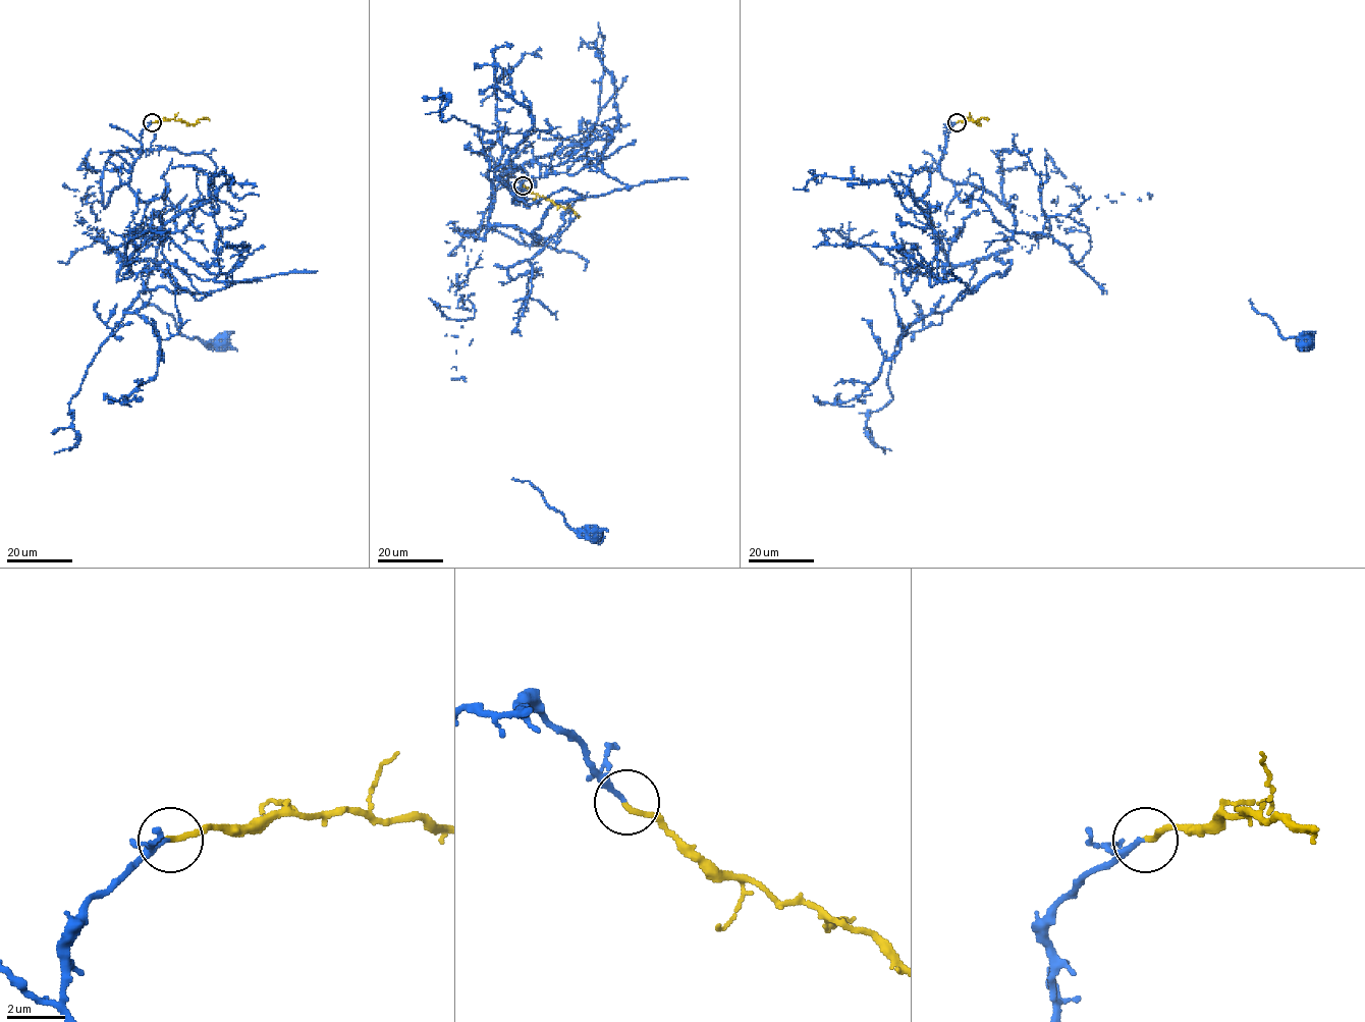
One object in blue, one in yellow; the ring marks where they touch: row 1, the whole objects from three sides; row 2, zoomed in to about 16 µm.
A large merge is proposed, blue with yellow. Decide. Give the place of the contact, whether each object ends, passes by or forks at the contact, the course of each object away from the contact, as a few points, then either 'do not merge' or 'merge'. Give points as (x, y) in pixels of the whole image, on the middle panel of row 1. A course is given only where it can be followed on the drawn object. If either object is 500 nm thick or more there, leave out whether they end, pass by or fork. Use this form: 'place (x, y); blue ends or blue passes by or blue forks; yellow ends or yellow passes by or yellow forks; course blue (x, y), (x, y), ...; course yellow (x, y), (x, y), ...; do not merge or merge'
place (523, 185); blue ends; yellow ends; course blue (524, 184), (502, 168), (499, 183), (511, 162), (493, 180), (476, 262), (532, 272), (513, 478), (594, 533); course yellow (524, 184), (581, 216); merge

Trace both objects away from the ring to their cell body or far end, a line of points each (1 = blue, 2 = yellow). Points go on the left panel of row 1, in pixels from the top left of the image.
1: (153, 122), (128, 183), (146, 240), (122, 265), (105, 245), (161, 232), (143, 301), (185, 336), (223, 342)
2: (153, 122), (173, 119), (195, 124), (205, 118), (210, 119)

